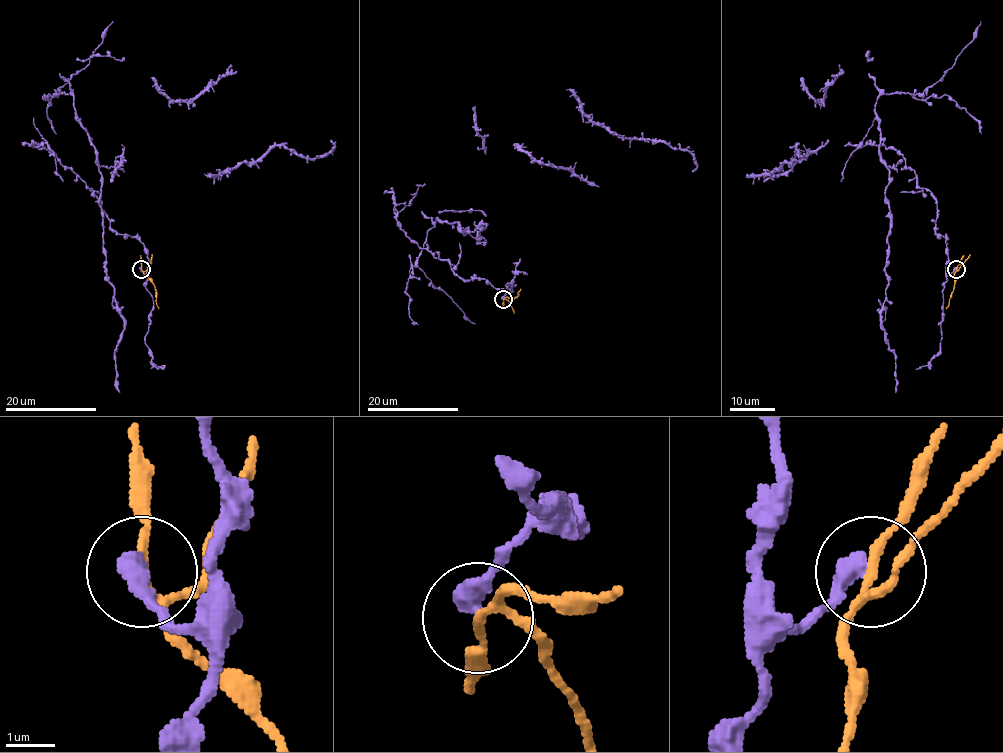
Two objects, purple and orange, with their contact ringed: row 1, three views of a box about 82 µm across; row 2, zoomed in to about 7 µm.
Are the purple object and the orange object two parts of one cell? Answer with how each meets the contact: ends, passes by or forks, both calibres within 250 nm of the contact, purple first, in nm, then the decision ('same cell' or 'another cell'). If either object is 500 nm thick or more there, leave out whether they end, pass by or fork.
purple ends | orange forks | 420/140 nm | another cell

